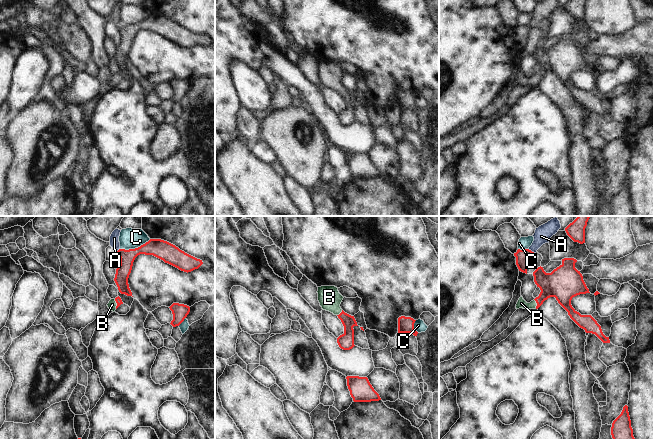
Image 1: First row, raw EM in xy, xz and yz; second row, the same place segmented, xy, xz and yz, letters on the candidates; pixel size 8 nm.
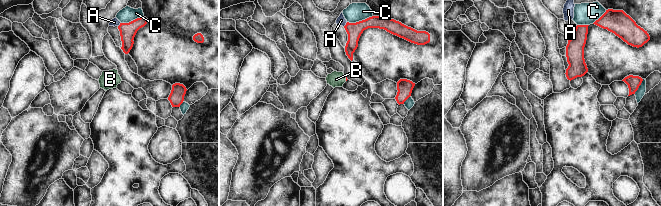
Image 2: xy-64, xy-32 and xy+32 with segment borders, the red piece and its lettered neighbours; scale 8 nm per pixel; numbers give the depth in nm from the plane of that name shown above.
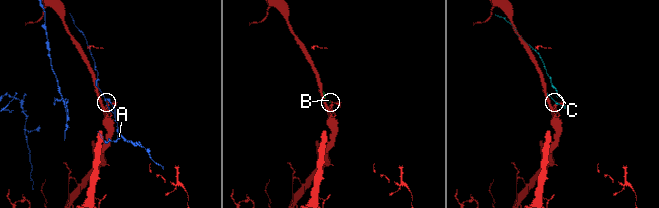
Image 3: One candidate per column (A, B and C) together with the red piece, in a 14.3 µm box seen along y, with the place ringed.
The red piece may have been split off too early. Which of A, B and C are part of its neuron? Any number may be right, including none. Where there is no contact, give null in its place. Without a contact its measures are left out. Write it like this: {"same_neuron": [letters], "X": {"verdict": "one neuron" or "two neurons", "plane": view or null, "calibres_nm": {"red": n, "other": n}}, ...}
{"same_neuron": ["B"], "A": {"verdict": "two neurons", "plane": "yz", "calibres_nm": {"red": 110, "other": 140}}, "B": {"verdict": "one neuron", "plane": "yz", "calibres_nm": {"red": 240, "other": 70}}, "C": {"verdict": "two neurons", "plane": "xy", "calibres_nm": {"red": 150, "other": 170}}}

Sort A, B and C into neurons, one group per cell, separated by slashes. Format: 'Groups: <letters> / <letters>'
Groups: A / B / C

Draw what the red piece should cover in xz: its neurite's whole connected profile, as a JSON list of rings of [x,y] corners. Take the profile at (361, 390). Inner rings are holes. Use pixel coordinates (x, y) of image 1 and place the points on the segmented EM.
[[[347,376],[347,386],[354,402],[371,402],[381,400],[367,377]]]

